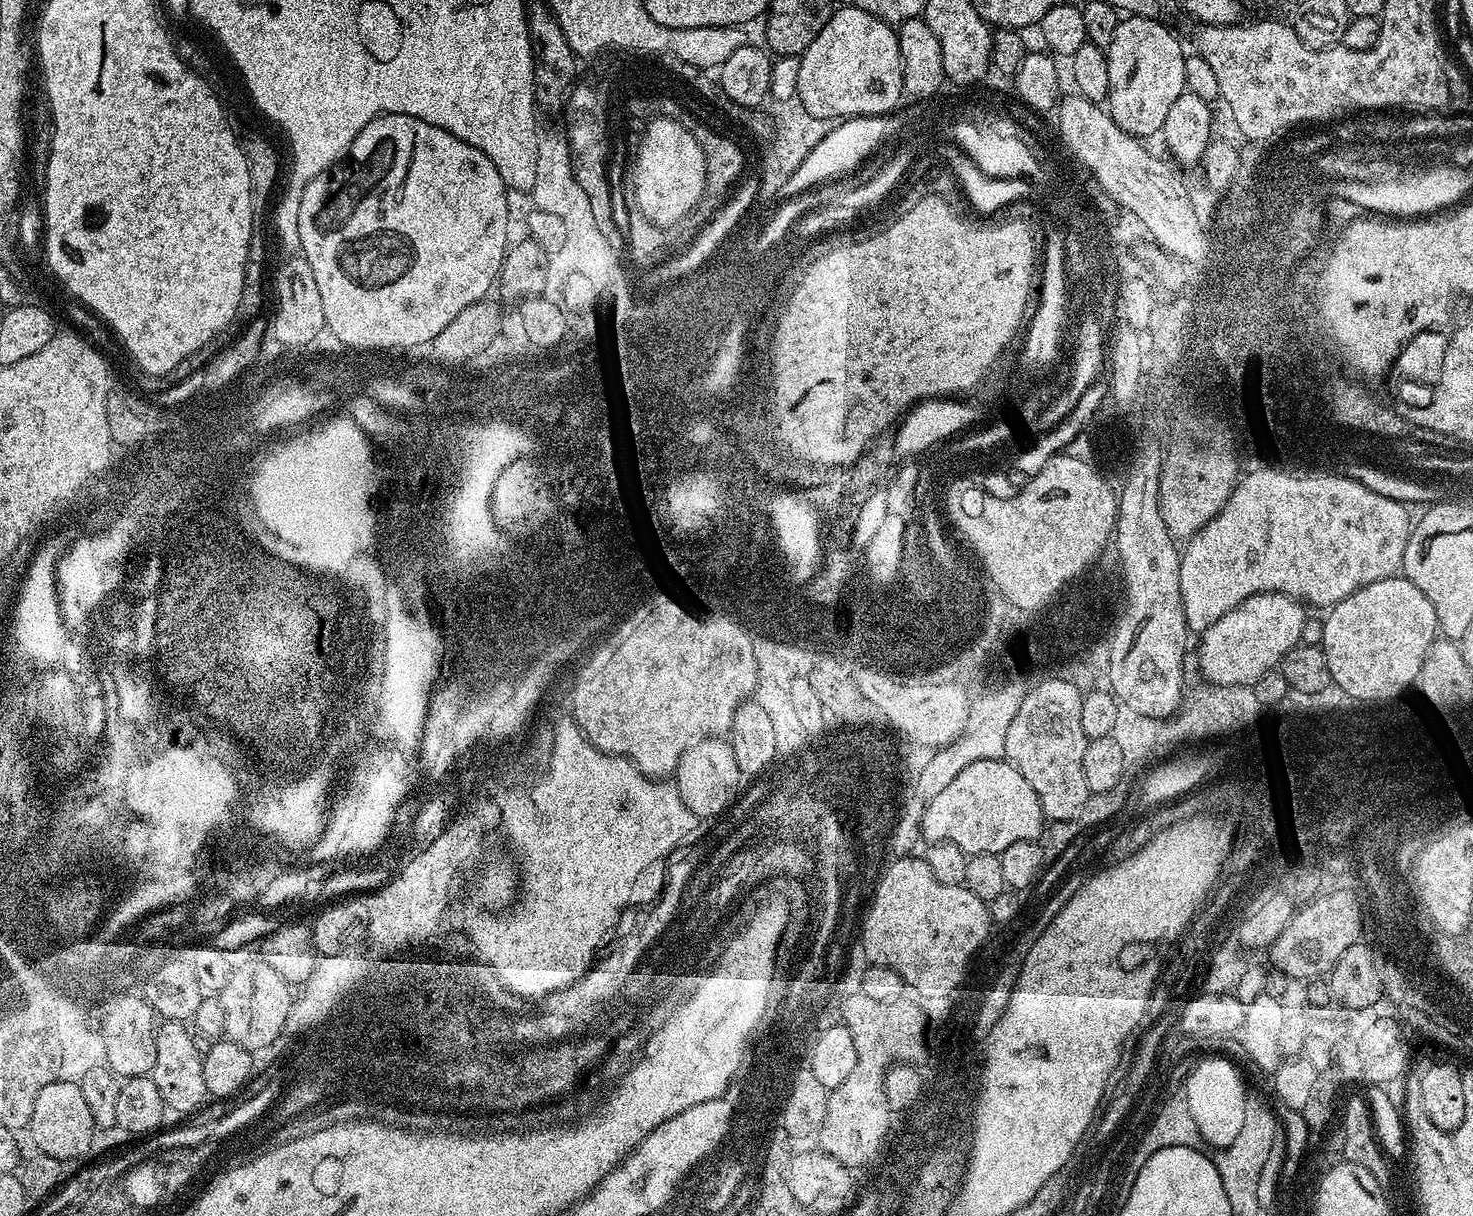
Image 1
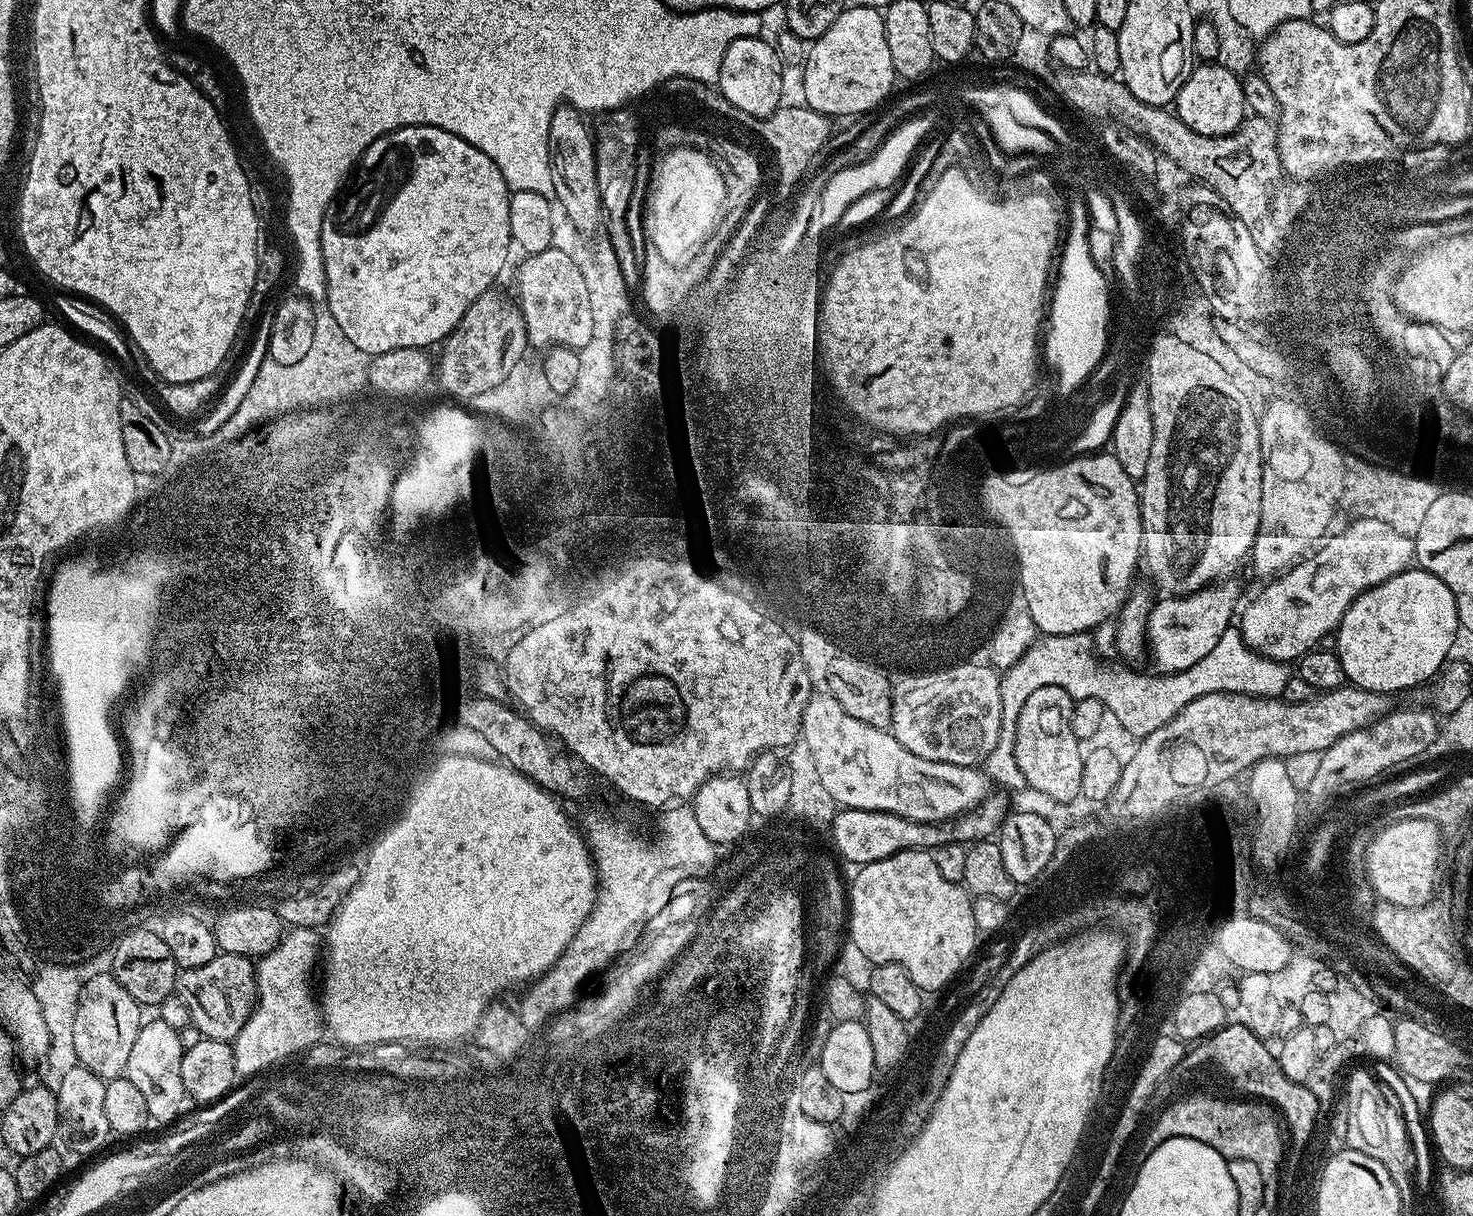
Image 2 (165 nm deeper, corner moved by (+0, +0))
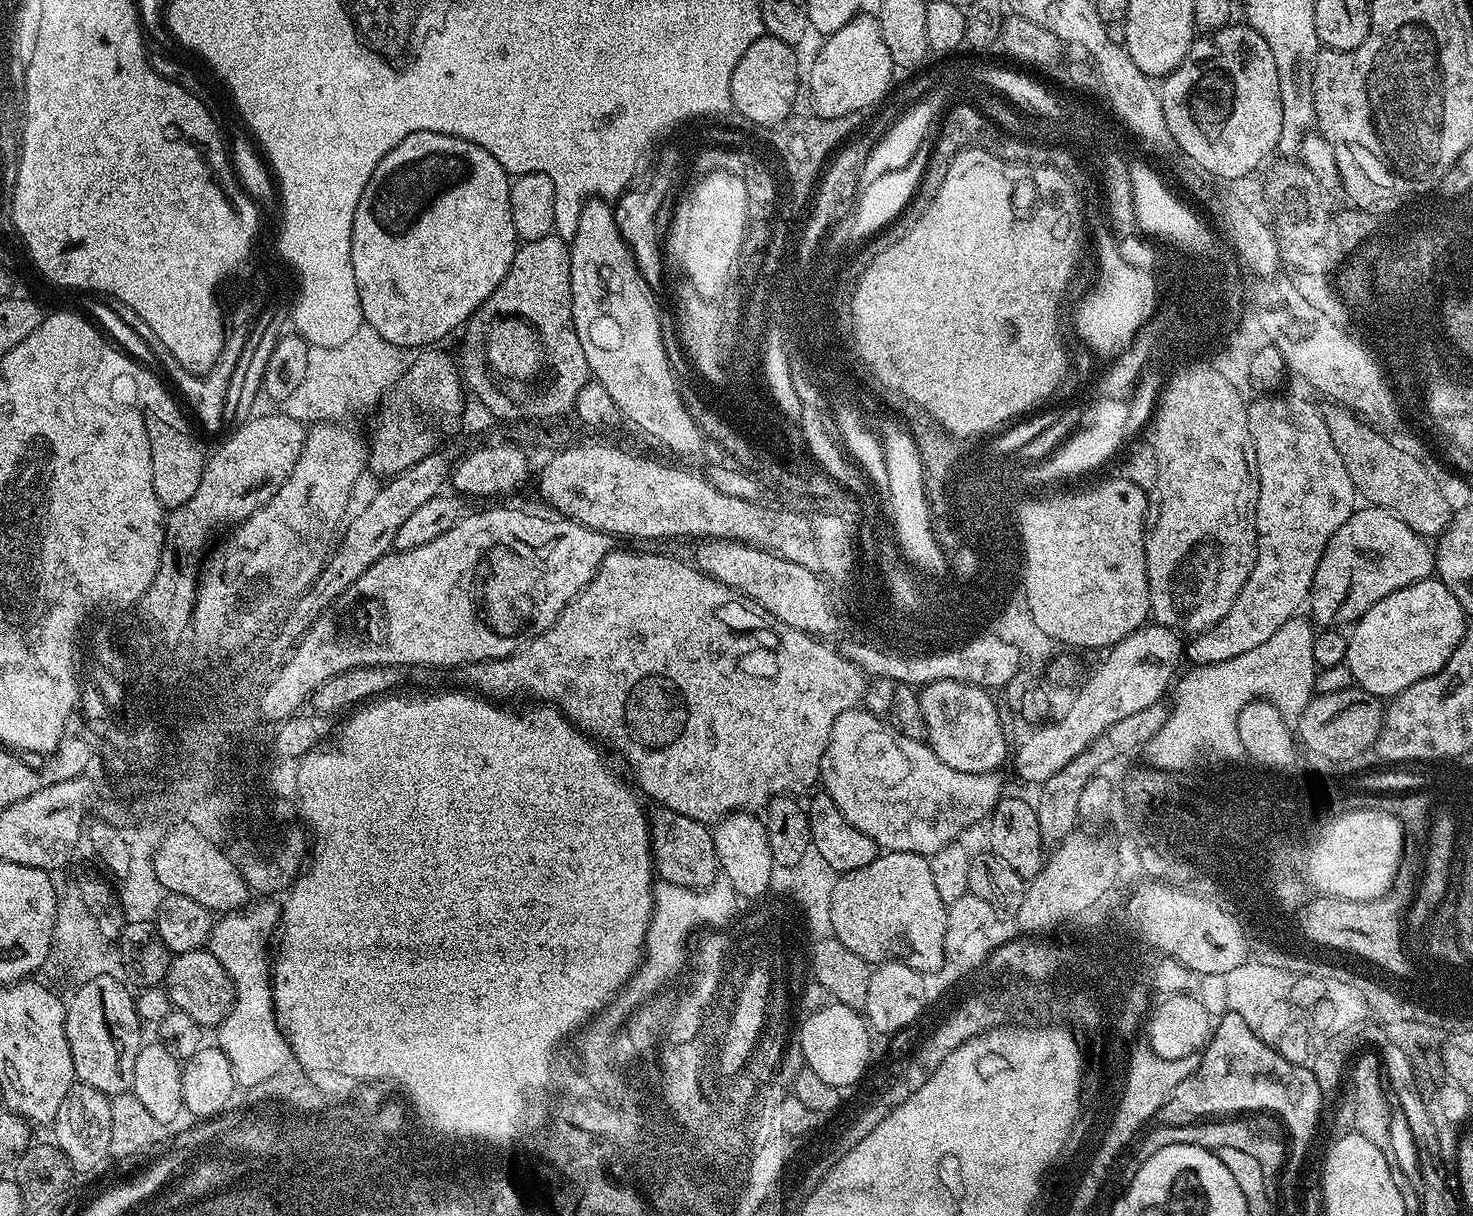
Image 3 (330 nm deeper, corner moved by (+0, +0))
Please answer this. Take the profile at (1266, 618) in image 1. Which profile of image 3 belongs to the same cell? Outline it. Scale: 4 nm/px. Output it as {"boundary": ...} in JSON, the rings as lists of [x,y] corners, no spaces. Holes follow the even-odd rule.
{"boundary":[[[1361,507],[1353,512],[1347,522],[1336,531],[1334,538],[1330,538],[1330,542],[1324,547],[1310,593],[1310,608],[1312,604],[1313,616],[1311,619],[1317,625],[1320,623],[1320,626],[1351,625],[1359,620],[1362,614],[1366,614],[1366,610],[1370,610],[1370,606],[1374,606],[1374,602],[1382,602],[1382,598],[1386,598],[1386,594],[1394,594],[1394,590],[1398,590],[1402,586],[1410,586],[1419,580],[1429,579],[1433,572],[1434,548],[1425,537],[1410,530],[1410,526],[1406,526],[1406,522],[1402,522],[1385,508]]]}

